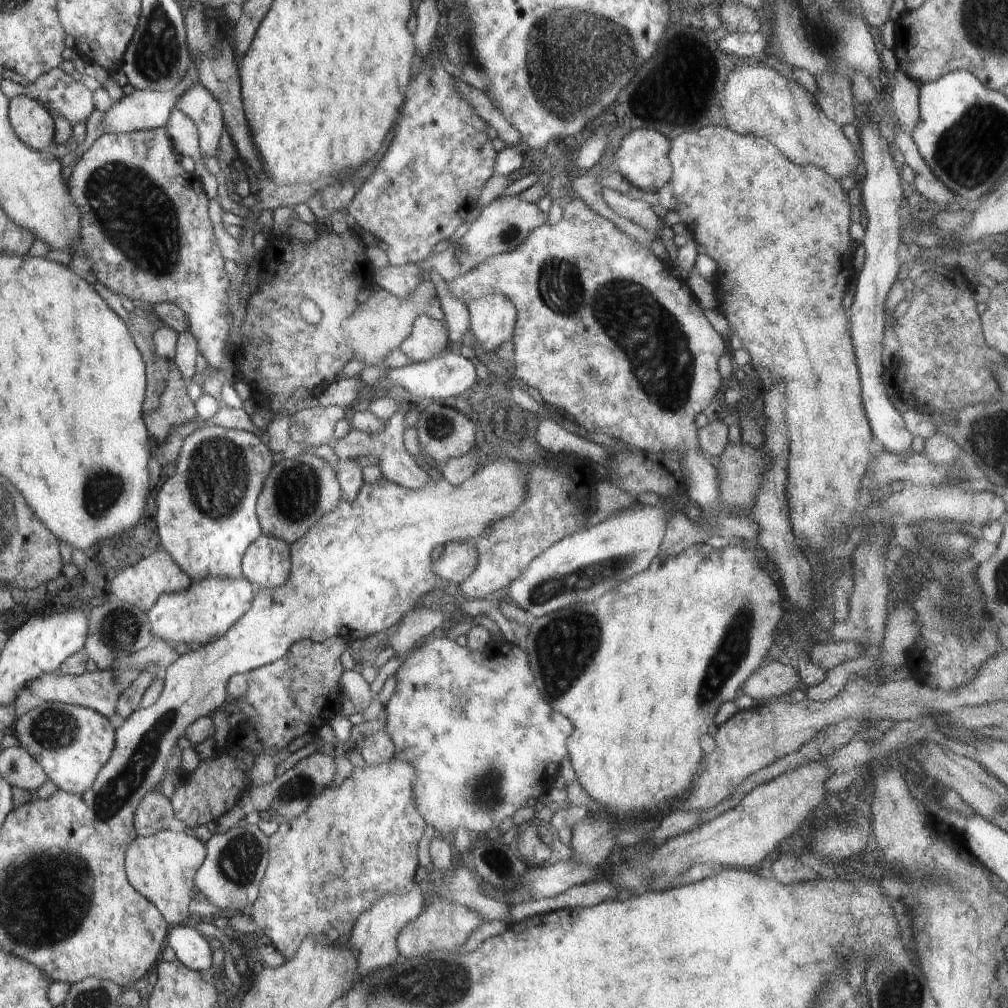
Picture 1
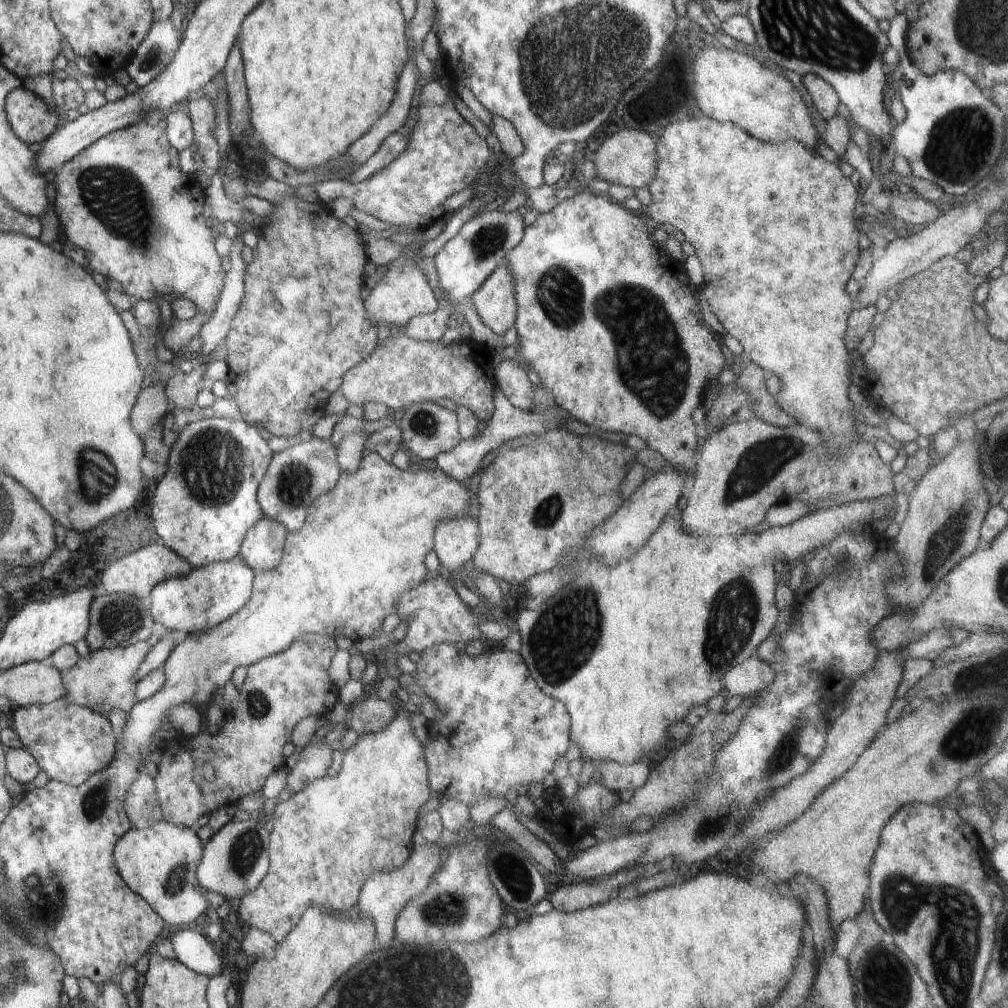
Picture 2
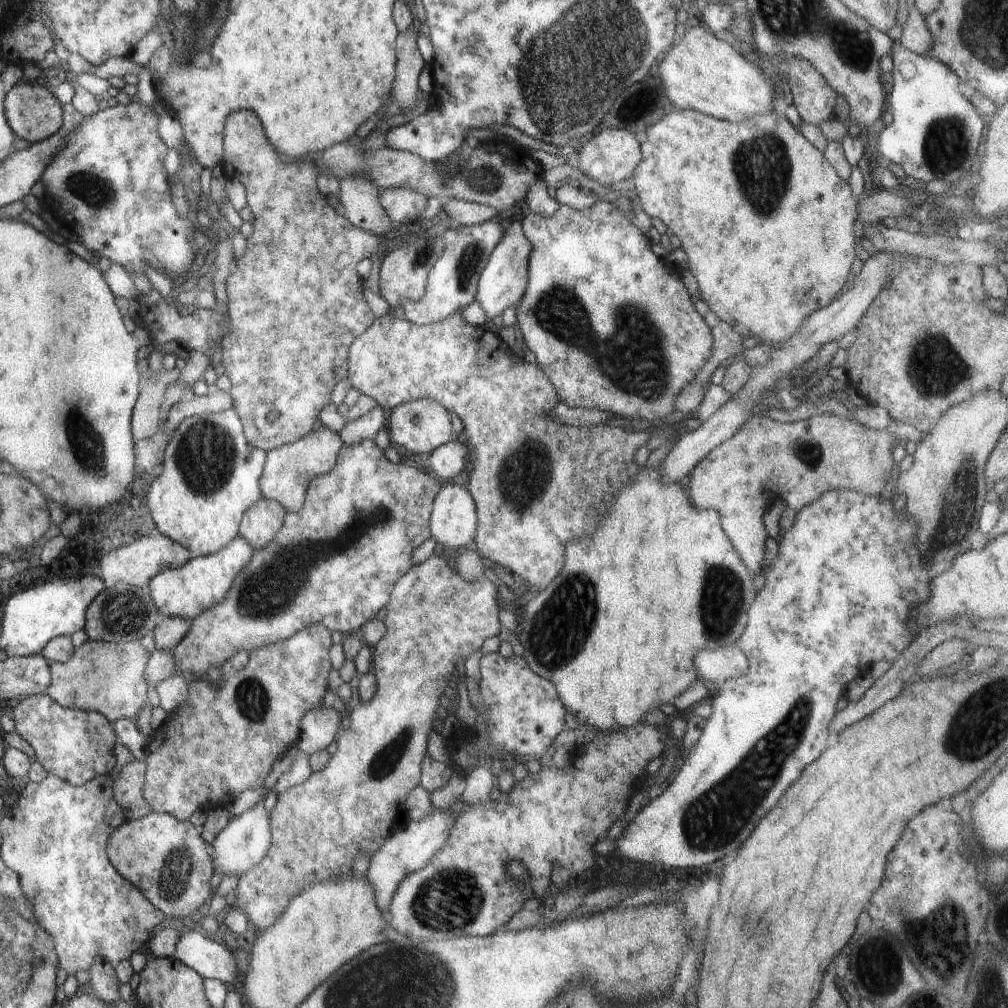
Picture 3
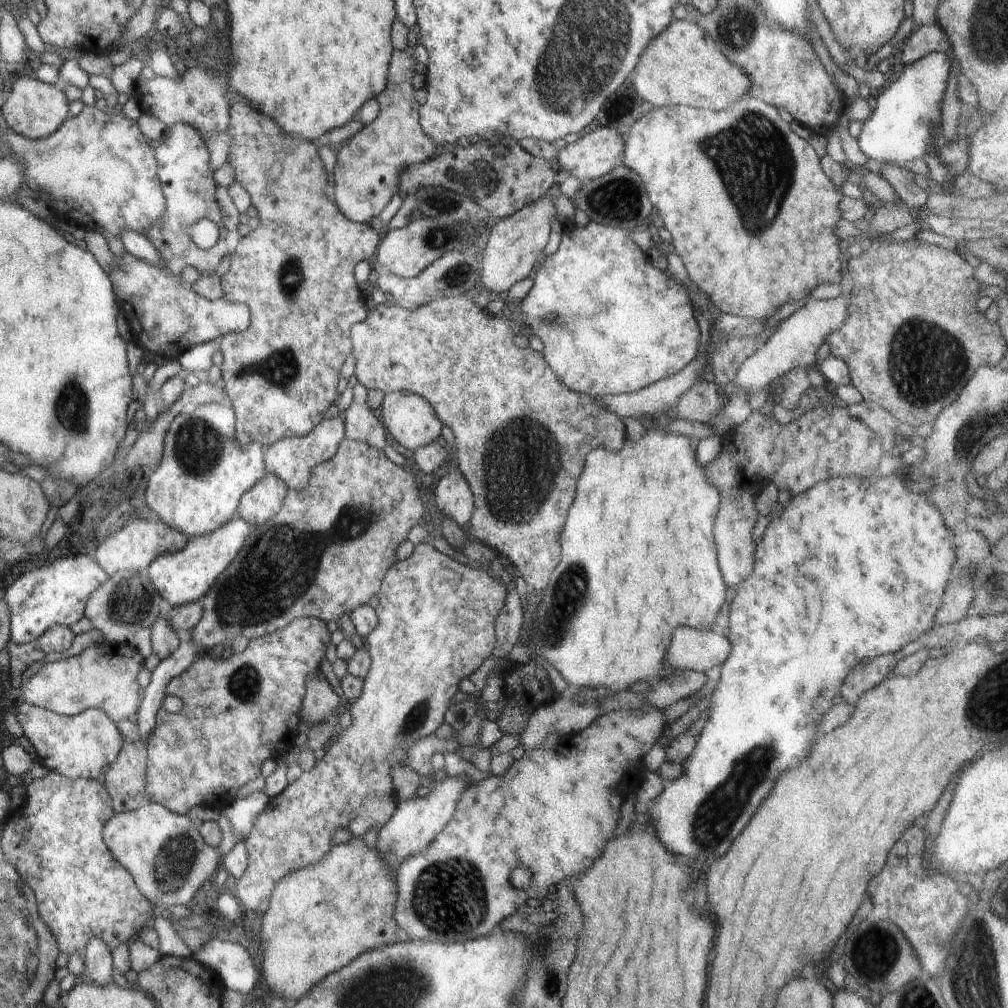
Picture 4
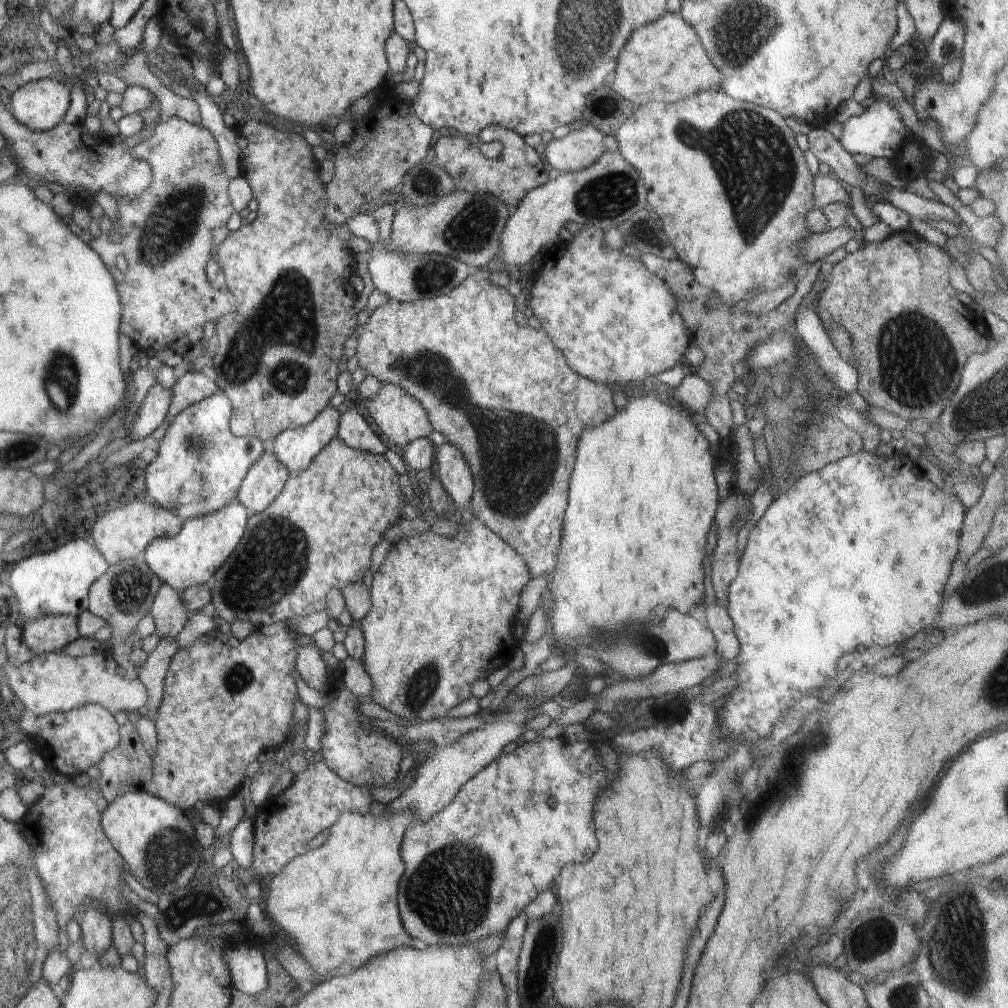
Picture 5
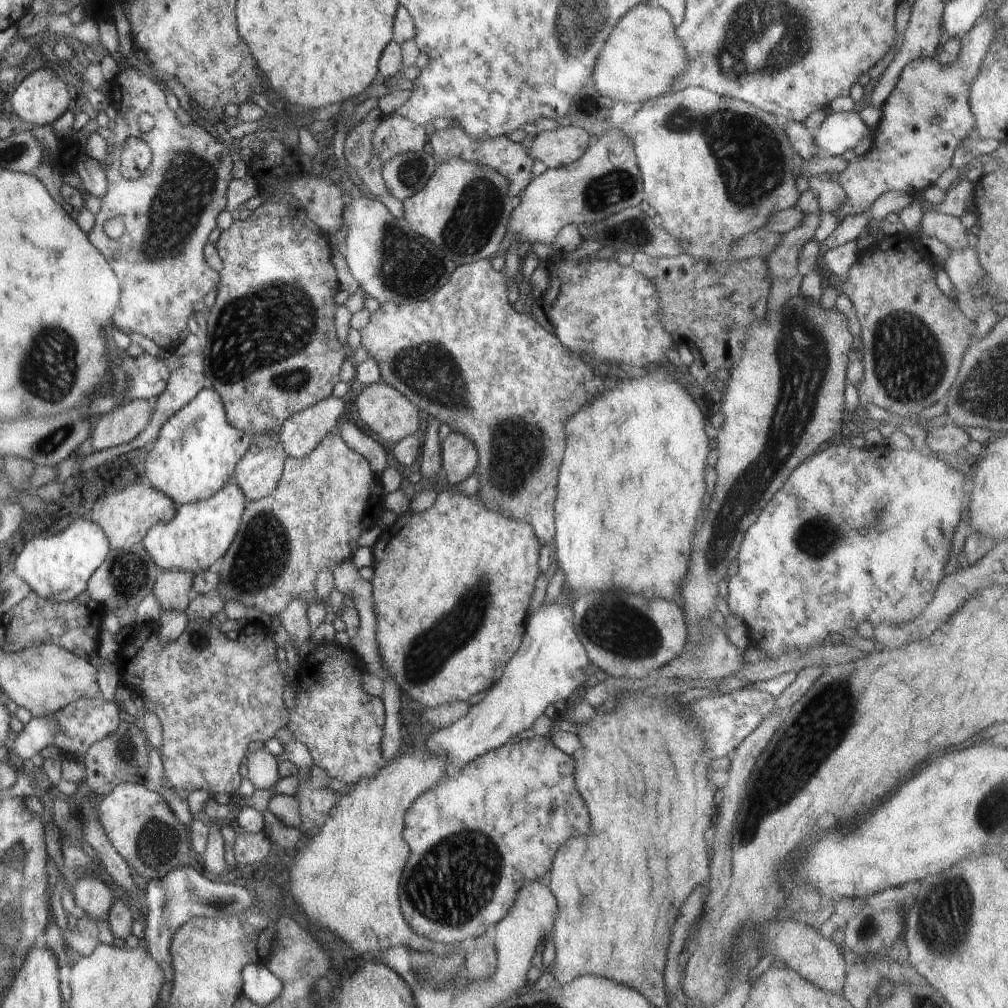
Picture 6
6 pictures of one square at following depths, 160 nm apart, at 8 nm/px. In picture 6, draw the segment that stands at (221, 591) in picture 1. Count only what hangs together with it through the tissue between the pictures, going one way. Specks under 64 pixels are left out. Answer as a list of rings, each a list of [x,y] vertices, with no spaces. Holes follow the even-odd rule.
[[[228,483],[220,492],[205,501],[182,505],[176,518],[169,523],[157,523],[143,538],[147,553],[165,571],[202,573],[222,558],[230,548],[246,508],[247,498],[237,483]]]

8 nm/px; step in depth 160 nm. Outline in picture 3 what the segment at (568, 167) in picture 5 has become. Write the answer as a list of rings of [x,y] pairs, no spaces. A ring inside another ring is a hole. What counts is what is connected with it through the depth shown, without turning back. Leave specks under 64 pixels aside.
[[[602,130],[600,134],[589,140],[579,153],[579,168],[592,180],[602,185],[622,182],[624,179],[632,178],[635,168],[641,163],[640,142],[636,136],[628,130]]]

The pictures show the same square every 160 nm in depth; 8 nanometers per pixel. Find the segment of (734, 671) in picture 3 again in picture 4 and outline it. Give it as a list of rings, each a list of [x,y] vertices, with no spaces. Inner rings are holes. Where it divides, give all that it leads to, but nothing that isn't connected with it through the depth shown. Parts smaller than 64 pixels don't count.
[[[680,628],[673,634],[666,660],[672,670],[706,673],[712,667],[722,666],[731,652],[731,642],[712,630]]]

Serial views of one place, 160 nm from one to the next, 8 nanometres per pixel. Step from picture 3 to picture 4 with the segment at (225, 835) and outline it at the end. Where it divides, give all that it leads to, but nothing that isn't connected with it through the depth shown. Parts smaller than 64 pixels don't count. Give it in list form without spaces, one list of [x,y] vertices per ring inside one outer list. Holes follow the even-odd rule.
[[[256,791],[248,796],[243,795],[240,802],[220,808],[220,811],[226,816],[229,828],[239,834],[242,841],[247,842],[257,816],[265,809],[269,799],[263,791]]]

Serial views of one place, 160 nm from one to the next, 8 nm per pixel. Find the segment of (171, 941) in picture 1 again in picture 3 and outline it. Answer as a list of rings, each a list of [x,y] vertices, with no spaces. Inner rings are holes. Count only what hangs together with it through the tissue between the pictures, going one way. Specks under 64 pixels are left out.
[[[184,930],[175,944],[174,958],[180,959],[186,966],[195,970],[204,979],[210,977],[226,982],[234,982],[241,979],[238,975],[238,967],[234,964],[234,949],[230,949],[226,944],[214,942],[203,936],[197,930]]]

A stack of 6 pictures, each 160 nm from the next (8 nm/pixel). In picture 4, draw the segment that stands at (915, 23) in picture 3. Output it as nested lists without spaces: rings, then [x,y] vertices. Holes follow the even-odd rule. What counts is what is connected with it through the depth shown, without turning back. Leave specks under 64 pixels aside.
[[[938,23],[915,26],[910,36],[904,41],[903,65],[917,62],[930,52],[944,52],[954,58],[951,43]]]

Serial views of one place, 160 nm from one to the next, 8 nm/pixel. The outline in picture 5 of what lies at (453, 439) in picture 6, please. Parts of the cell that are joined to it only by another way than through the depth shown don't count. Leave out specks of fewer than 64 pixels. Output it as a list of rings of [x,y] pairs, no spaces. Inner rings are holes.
[[[446,442],[436,449],[435,462],[437,468],[434,473],[440,478],[448,497],[461,511],[466,504],[470,505],[473,494],[472,470],[468,466],[468,460],[460,452],[460,448]]]

